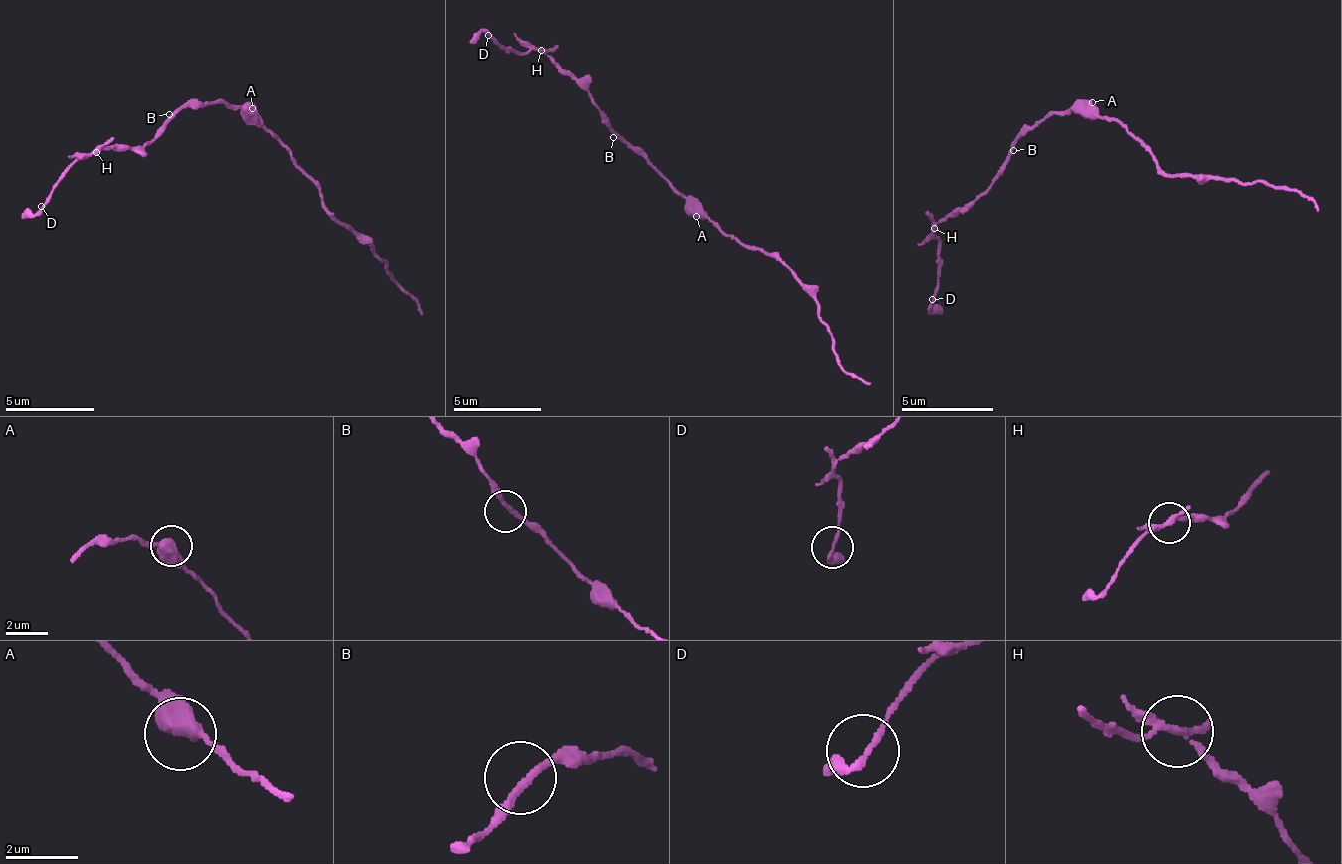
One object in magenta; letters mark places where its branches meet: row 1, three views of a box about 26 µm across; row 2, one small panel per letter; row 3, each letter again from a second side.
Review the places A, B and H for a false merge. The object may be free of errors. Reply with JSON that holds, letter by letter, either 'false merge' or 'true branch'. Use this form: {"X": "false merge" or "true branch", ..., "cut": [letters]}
{"A": "true branch", "B": "true branch", "H": "false merge", "cut": ["H"]}

